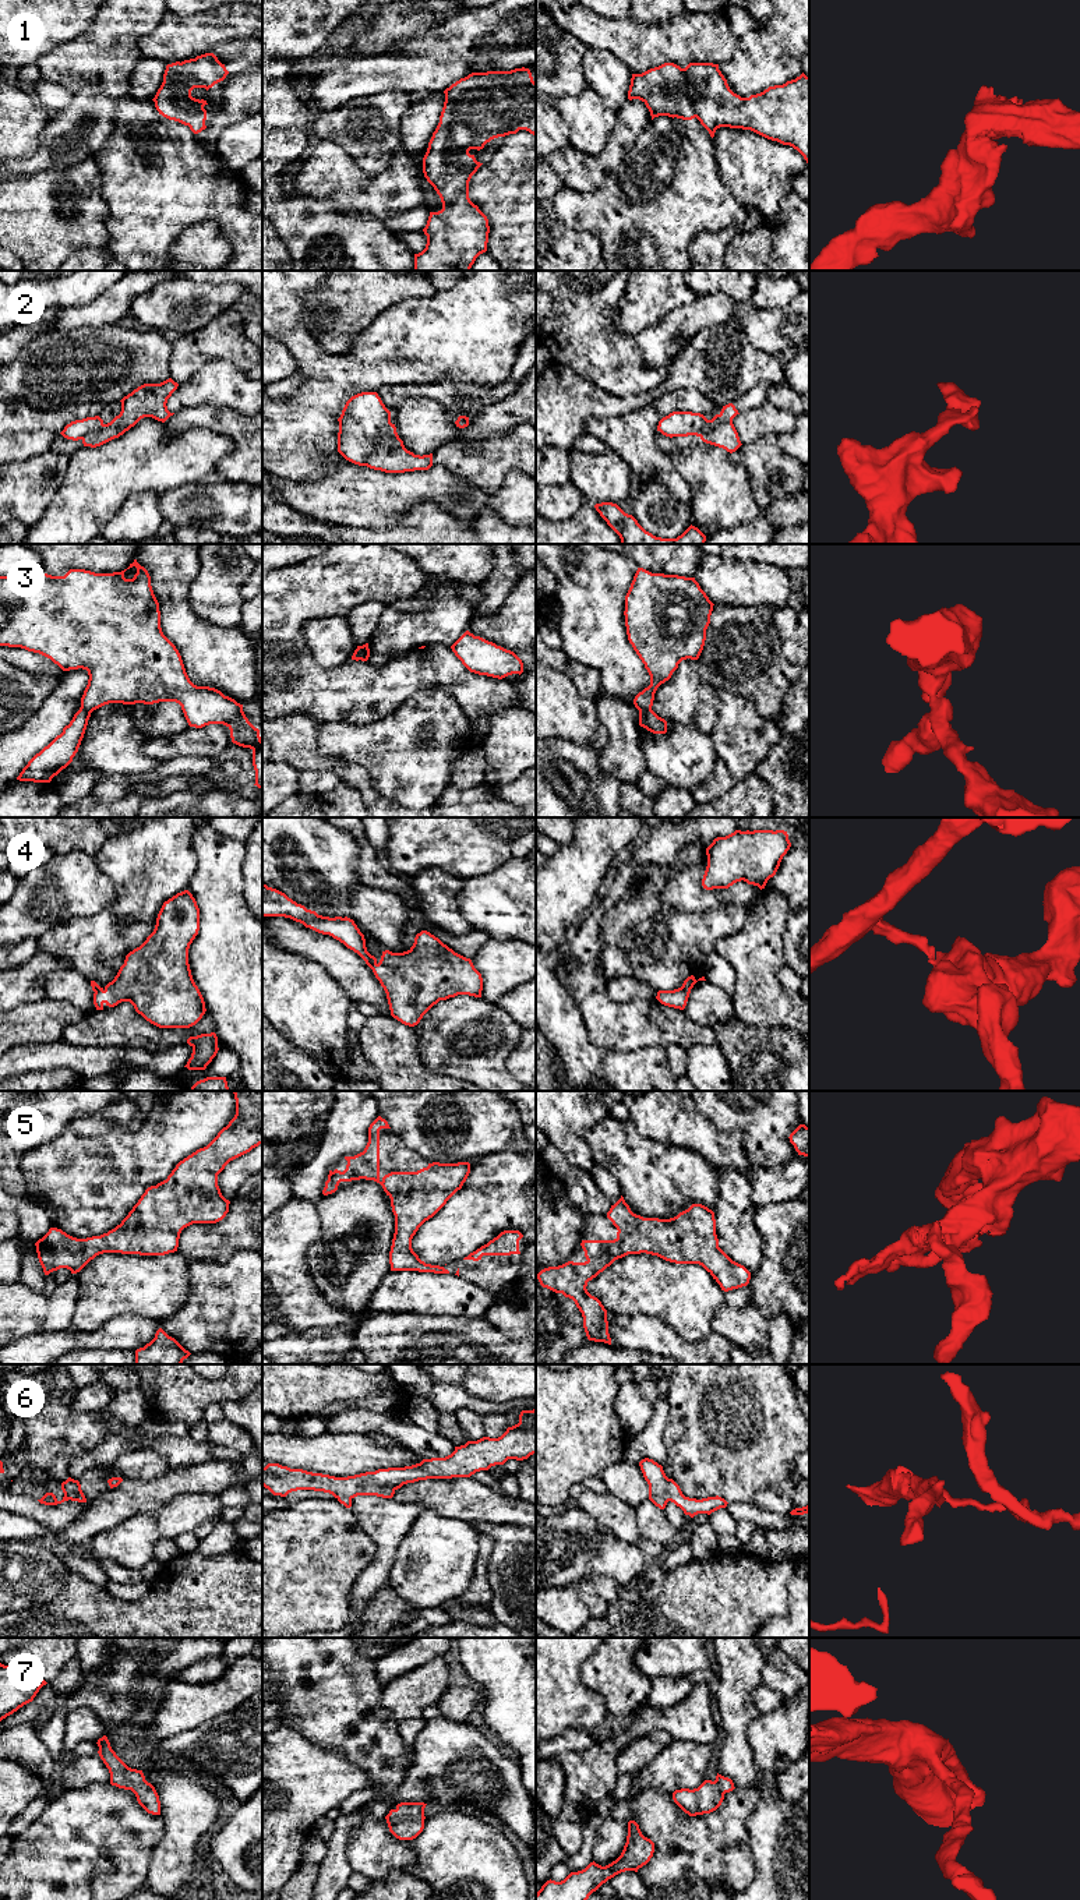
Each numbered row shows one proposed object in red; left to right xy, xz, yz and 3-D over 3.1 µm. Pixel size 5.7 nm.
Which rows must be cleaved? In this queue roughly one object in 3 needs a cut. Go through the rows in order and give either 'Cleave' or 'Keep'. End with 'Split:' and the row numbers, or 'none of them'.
1: Keep
2: Cleave
3: Cleave
4: Cleave
5: Keep
6: Cleave
7: Keep
Split: 2, 3, 4, 6

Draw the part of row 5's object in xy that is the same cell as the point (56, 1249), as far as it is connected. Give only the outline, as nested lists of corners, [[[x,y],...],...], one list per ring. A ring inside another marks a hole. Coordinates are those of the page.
[[[233,1091],[236,1099],[236,1115],[223,1127],[218,1136],[204,1148],[197,1149],[183,1161],[180,1161],[166,1180],[151,1186],[141,1196],[128,1215],[114,1229],[100,1236],[77,1239],[61,1229],[50,1228],[49,1232],[39,1239],[36,1253],[45,1275],[60,1268],[67,1268],[71,1274],[80,1272],[91,1260],[103,1253],[140,1254],[140,1256],[165,1256],[177,1251],[180,1233],[184,1228],[193,1223],[216,1223],[229,1212],[230,1201],[226,1200],[218,1186],[218,1175],[225,1166],[250,1152],[253,1148],[262,1144],[262,1091]]]

